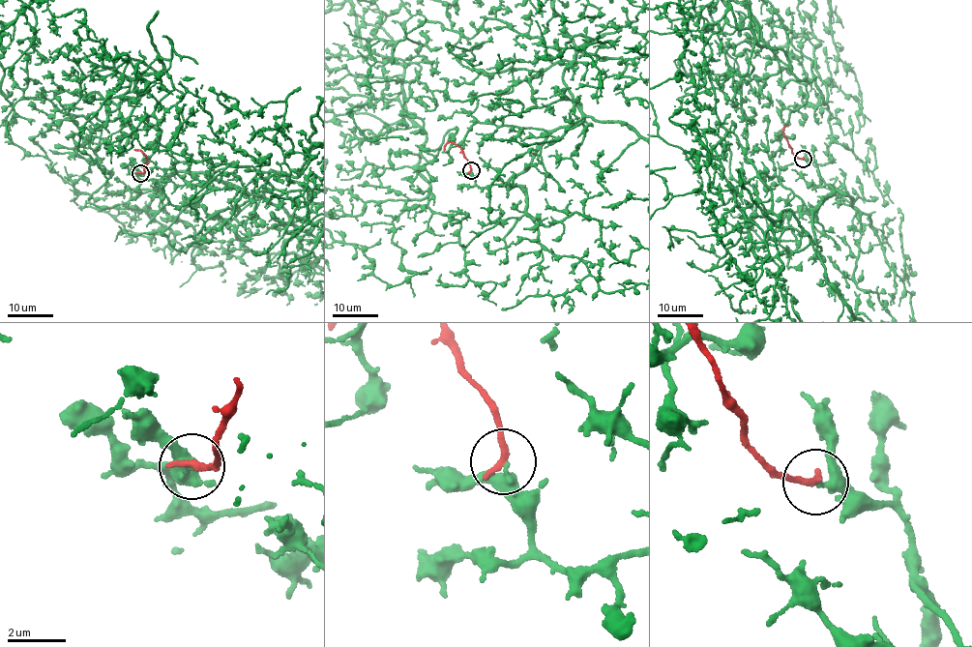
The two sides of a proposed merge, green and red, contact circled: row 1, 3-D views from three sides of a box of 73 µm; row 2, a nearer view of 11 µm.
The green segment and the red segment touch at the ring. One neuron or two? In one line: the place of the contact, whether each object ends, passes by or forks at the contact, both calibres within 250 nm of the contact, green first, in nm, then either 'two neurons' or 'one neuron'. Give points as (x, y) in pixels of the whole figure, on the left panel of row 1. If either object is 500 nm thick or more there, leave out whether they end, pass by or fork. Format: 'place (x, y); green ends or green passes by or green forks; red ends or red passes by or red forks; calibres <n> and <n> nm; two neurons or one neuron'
place (140, 173); green passes by; red ends; calibres 320 and 280 nm; two neurons

